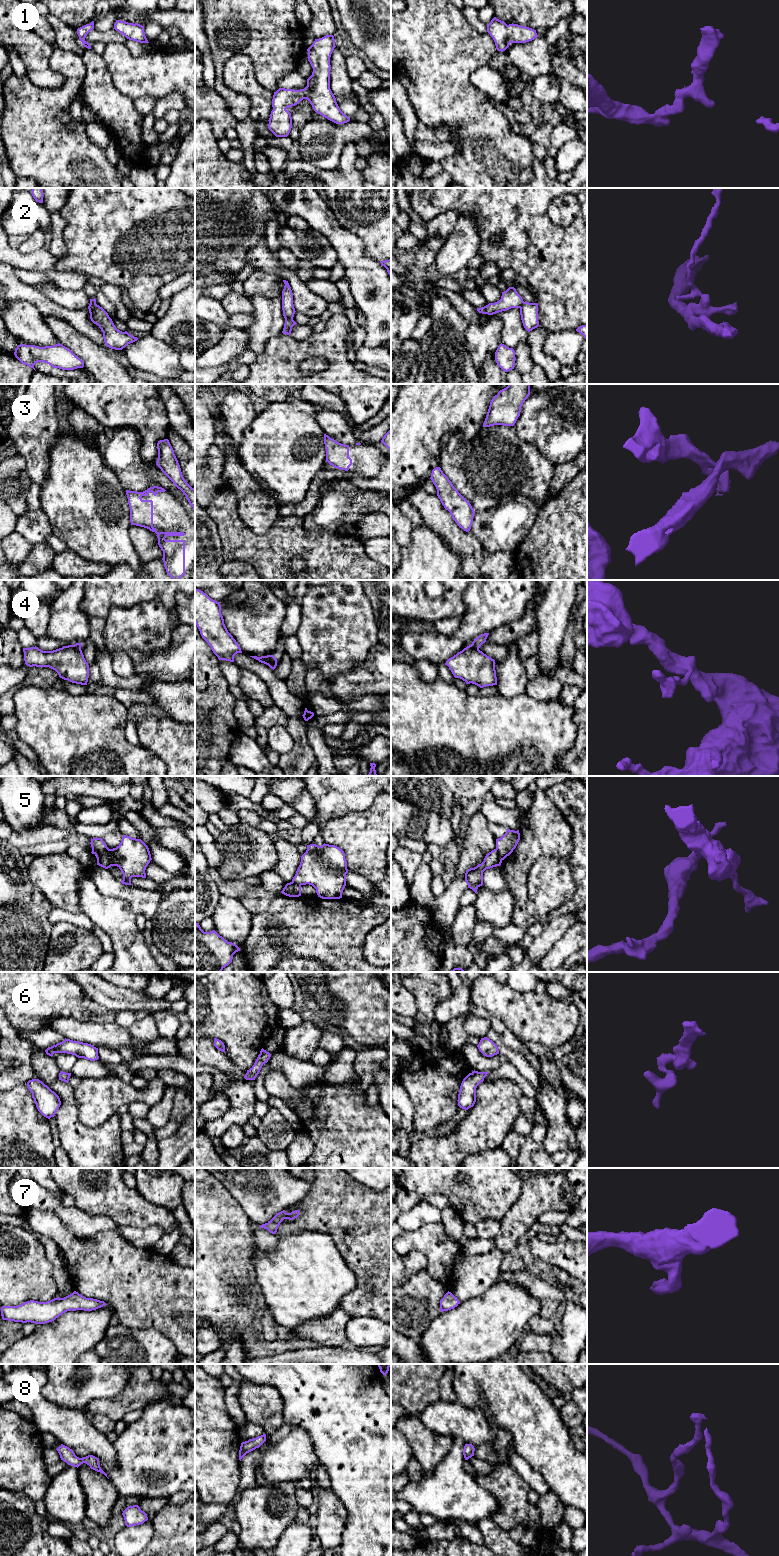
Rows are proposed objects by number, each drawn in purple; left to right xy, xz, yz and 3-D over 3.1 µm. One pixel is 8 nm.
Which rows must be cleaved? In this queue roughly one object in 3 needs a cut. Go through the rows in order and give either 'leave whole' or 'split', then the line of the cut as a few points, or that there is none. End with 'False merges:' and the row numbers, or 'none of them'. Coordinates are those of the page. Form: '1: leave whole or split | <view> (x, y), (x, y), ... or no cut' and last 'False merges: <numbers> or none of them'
1: leave whole | no cut
2: split | xz (292, 318), (285, 319)
3: leave whole | no cut
4: split | yz (470, 645), (478, 649)
5: split | xy (107, 847), (95, 855)
6: leave whole | no cut
7: leave whole | no cut
8: leave whole | no cut
False merges: 2, 4, 5

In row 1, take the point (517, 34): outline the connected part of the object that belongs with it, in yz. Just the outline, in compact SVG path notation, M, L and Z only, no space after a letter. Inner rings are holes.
M494 17L487 25L487 32L493 38L496 49L505 51L511 43L526 43L538 37L536 30L518 24L507 25Z

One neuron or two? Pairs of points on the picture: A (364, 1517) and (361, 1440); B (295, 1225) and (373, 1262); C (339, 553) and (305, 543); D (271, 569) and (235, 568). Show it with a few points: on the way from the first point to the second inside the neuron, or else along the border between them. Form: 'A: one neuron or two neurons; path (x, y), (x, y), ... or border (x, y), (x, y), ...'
A: one neuron; path (364, 1498), (364, 1459)
B: one neuron; path (314, 1222), (331, 1222), (354, 1243)
C: one neuron; path (331, 553), (326, 553), (313, 547)
D: two neurons; border (233, 560), (245, 561), (256, 569)

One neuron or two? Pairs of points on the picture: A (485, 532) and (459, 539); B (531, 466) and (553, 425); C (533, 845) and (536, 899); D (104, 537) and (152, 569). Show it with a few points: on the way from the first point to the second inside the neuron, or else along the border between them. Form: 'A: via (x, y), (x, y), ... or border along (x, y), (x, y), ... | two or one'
A: border along (469, 531), (489, 552) | two
B: border along (519, 438), (532, 443), (554, 464) | two
C: border along (540, 857), (532, 865), (526, 884) | two
D: border along (144, 564), (141, 569) | two

